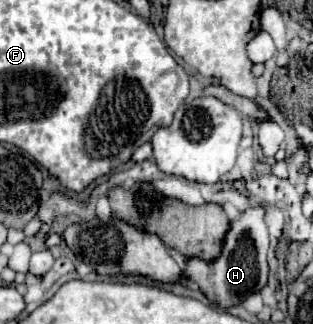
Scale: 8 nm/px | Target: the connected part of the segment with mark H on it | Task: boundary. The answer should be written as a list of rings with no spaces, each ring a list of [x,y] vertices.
[[[253,206],[239,214],[237,220],[229,224],[229,230],[223,238],[221,254],[213,260],[187,258],[183,268],[183,280],[195,282],[203,296],[221,308],[231,308],[241,304],[247,296],[259,292],[267,284],[267,250],[269,250],[269,230],[265,224],[265,208]]]

